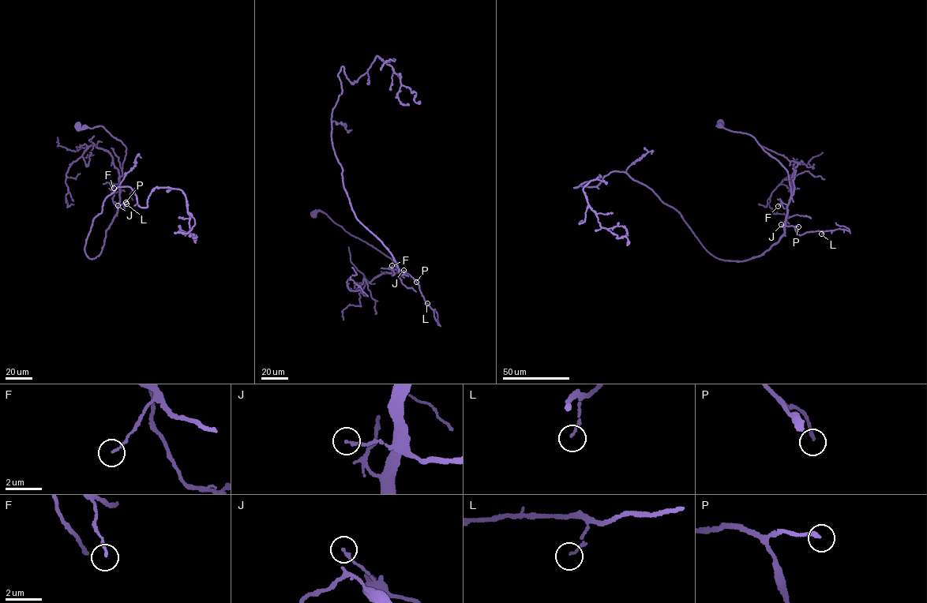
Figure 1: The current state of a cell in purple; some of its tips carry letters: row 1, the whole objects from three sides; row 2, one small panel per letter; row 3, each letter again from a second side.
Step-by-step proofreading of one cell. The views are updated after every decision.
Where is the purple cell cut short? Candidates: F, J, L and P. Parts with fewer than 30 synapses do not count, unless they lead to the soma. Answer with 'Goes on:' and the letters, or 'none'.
Goes on: none

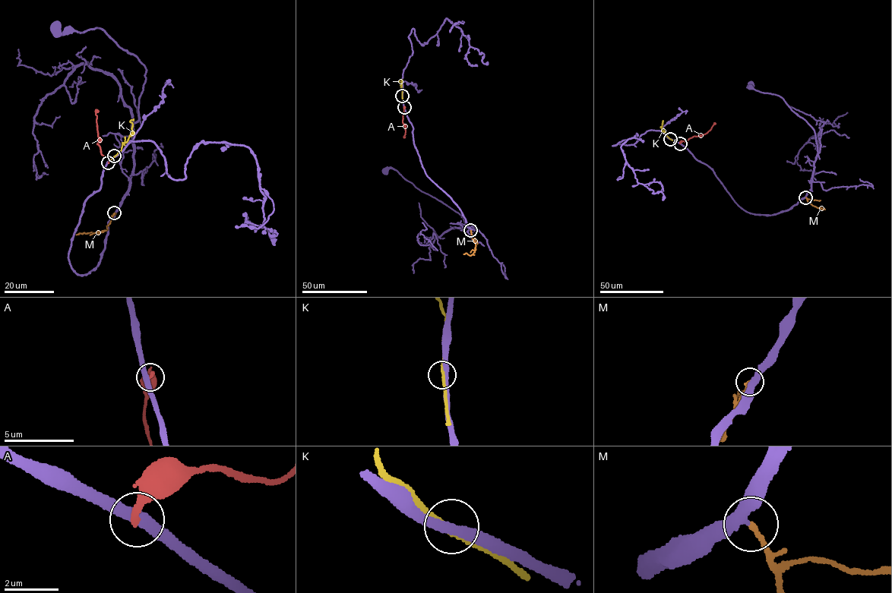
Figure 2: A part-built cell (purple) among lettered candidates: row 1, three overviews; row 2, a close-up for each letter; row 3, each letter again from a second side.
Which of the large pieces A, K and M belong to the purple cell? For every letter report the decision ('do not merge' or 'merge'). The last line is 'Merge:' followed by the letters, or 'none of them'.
A: do not merge
K: do not merge
M: merge
Merge: M

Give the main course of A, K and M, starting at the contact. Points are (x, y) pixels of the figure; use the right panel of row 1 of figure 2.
A: (679, 143), (706, 134), (715, 123)
K: (670, 139), (662, 130), (663, 121)
M: (806, 197), (809, 203), (819, 207)

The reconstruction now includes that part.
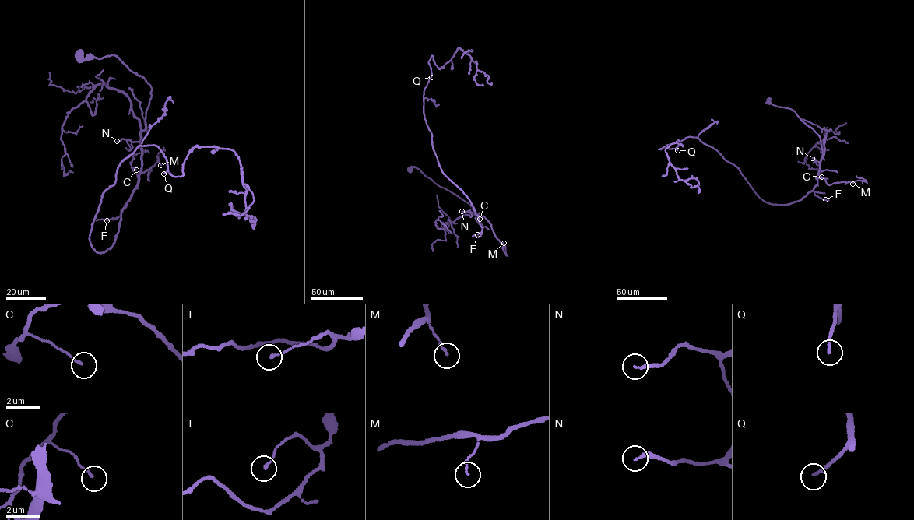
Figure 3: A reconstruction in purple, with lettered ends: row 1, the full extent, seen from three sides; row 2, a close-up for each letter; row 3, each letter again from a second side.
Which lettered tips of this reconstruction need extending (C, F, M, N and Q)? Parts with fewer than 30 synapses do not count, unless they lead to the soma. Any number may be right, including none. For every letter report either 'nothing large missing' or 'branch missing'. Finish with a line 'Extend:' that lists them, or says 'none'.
C: nothing large missing
F: nothing large missing
M: nothing large missing
N: nothing large missing
Q: branch missing
Extend: Q

